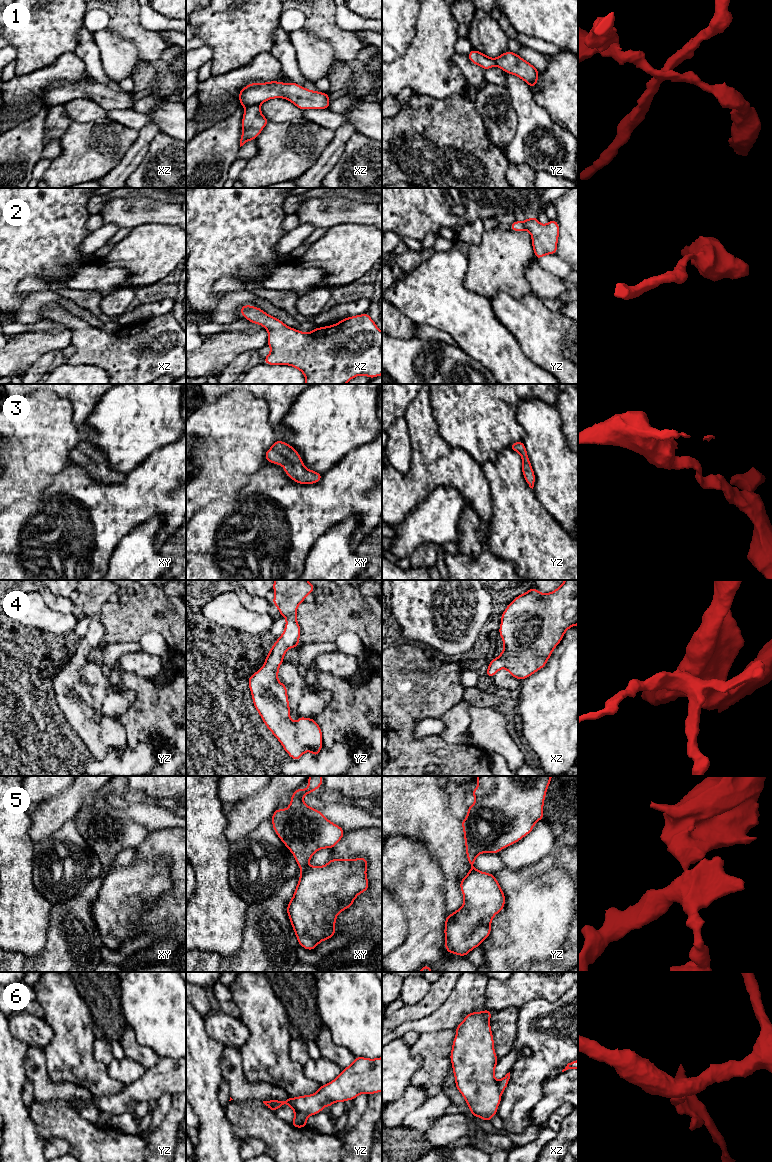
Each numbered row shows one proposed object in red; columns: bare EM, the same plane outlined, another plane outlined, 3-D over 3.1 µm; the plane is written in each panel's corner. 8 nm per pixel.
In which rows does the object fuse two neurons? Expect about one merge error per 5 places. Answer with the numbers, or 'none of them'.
1, 5, 6

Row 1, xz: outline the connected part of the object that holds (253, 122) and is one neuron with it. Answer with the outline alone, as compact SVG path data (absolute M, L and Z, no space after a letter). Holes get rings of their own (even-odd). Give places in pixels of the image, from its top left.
M250 105L244 110L242 118L242 136L240 147L250 140L256 140L263 128L270 121L261 113L260 105Z

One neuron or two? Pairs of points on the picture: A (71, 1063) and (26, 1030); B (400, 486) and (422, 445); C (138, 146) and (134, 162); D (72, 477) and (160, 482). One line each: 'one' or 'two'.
A: two
B: one
C: one
D: one

